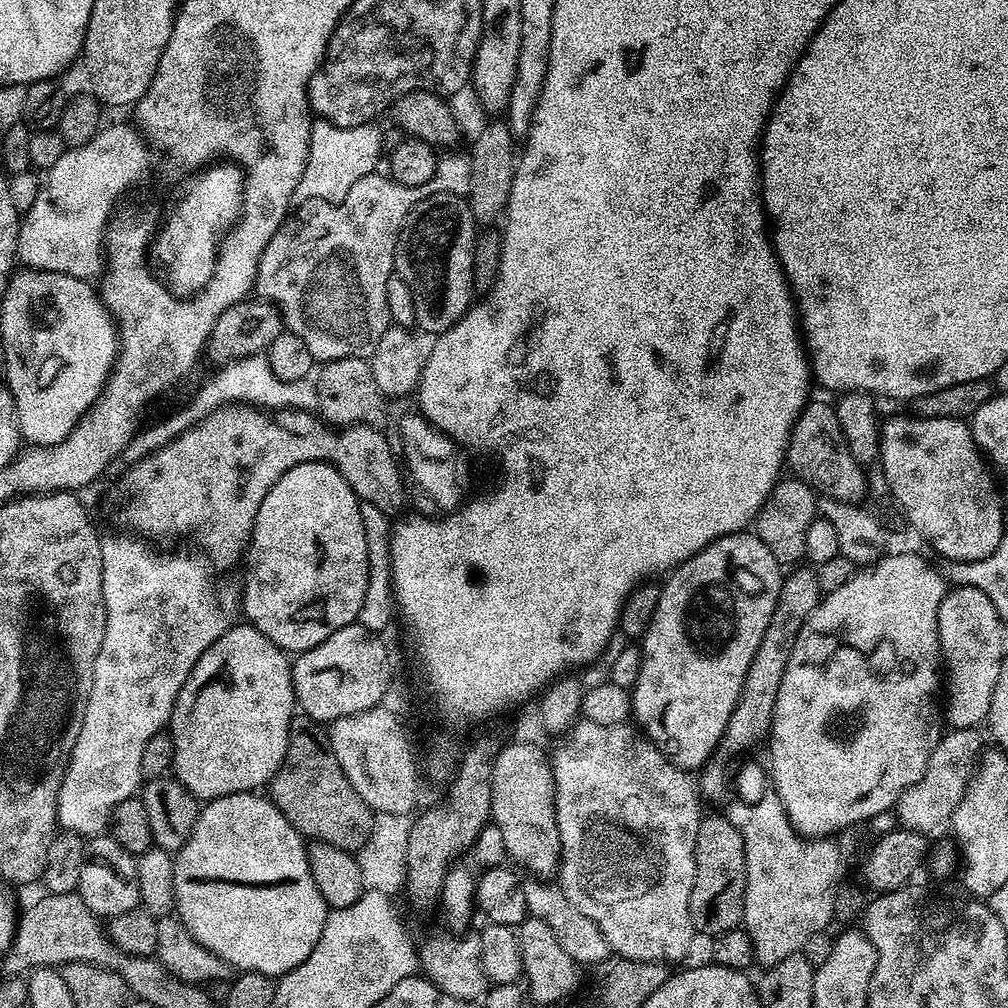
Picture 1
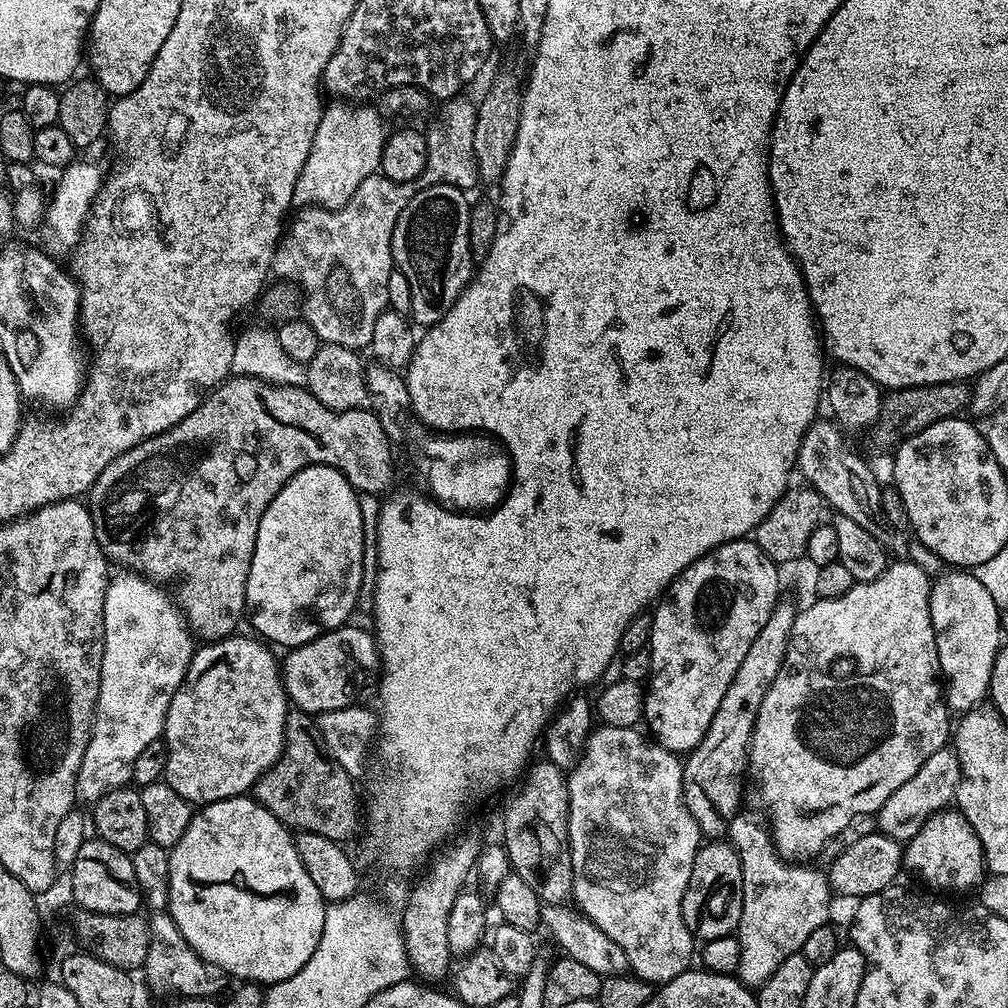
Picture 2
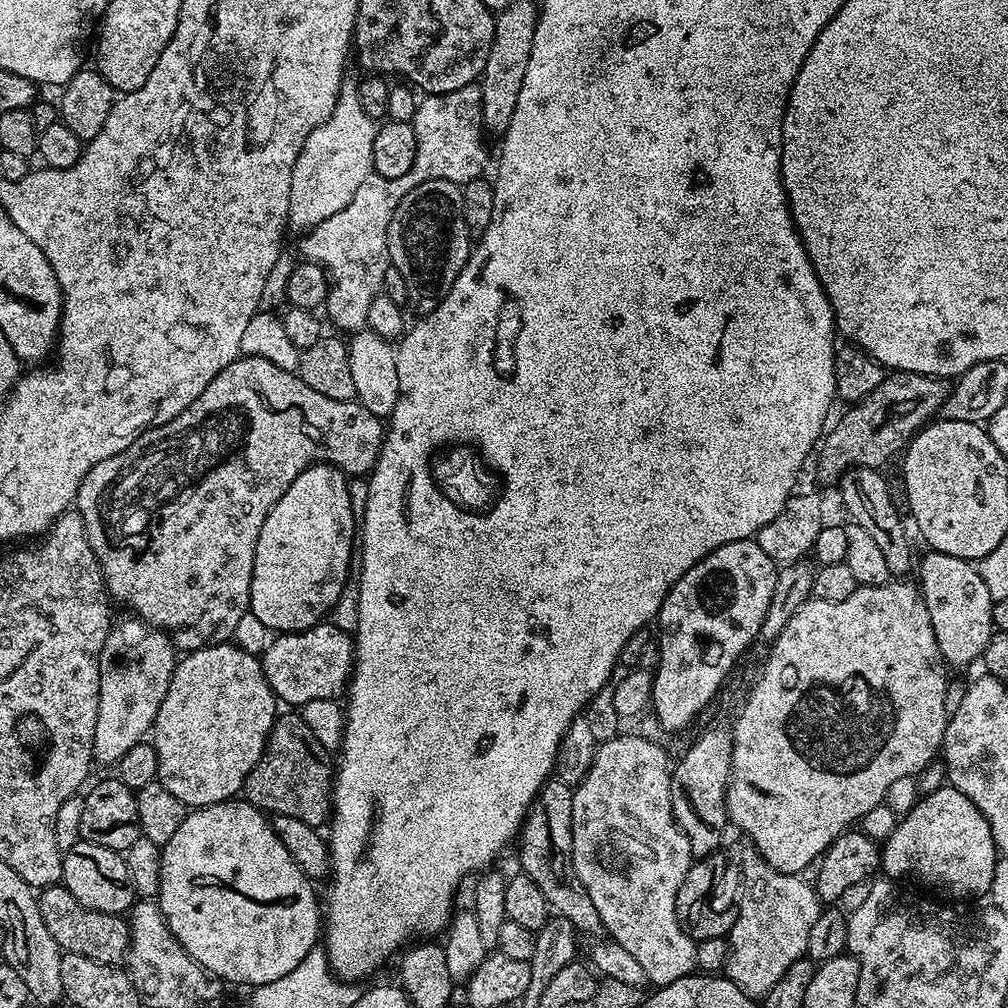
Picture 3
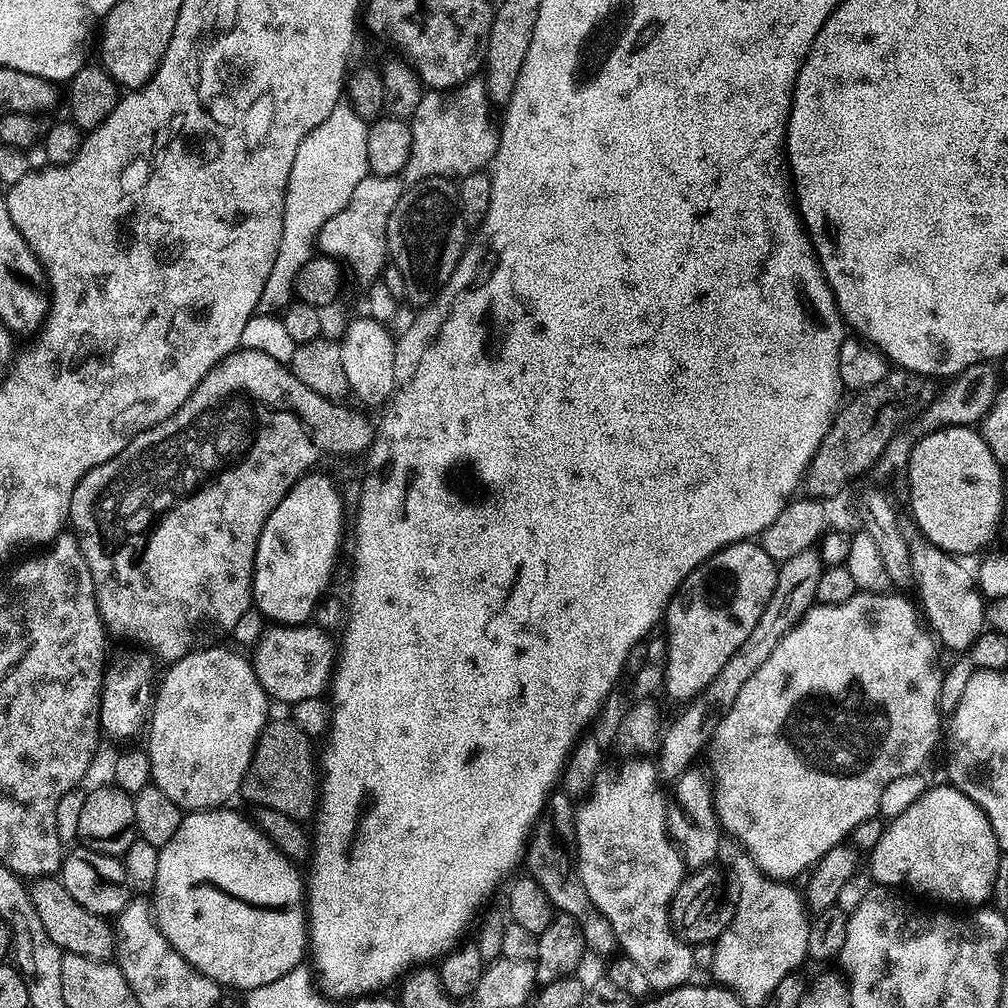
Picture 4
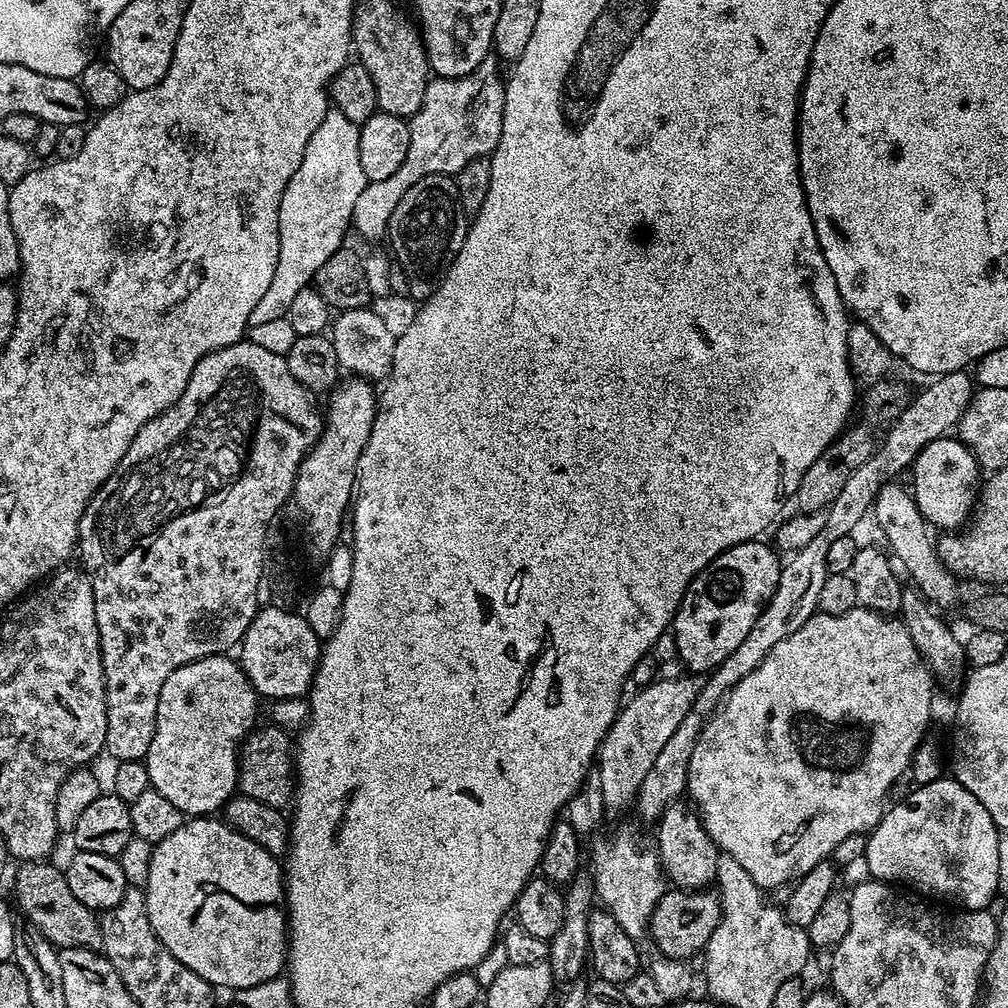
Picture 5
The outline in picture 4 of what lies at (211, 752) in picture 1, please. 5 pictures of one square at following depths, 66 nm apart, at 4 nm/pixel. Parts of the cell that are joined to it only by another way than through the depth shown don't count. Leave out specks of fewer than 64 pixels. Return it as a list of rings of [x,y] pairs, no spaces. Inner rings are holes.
[[[228,646],[203,648],[186,654],[181,660],[171,661],[167,665],[168,673],[158,680],[150,704],[146,751],[152,767],[152,783],[181,810],[219,808],[239,793],[242,778],[256,753],[258,734],[262,734],[270,719],[270,697],[258,682],[251,659],[224,647]]]

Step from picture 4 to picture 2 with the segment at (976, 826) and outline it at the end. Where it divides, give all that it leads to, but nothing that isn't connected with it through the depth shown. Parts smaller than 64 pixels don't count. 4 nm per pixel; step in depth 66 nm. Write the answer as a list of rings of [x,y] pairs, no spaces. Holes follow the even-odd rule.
[[[958,810],[936,812],[914,834],[914,838],[903,845],[904,864],[924,883],[940,890],[968,890],[977,887],[984,878],[984,854],[976,832]]]

